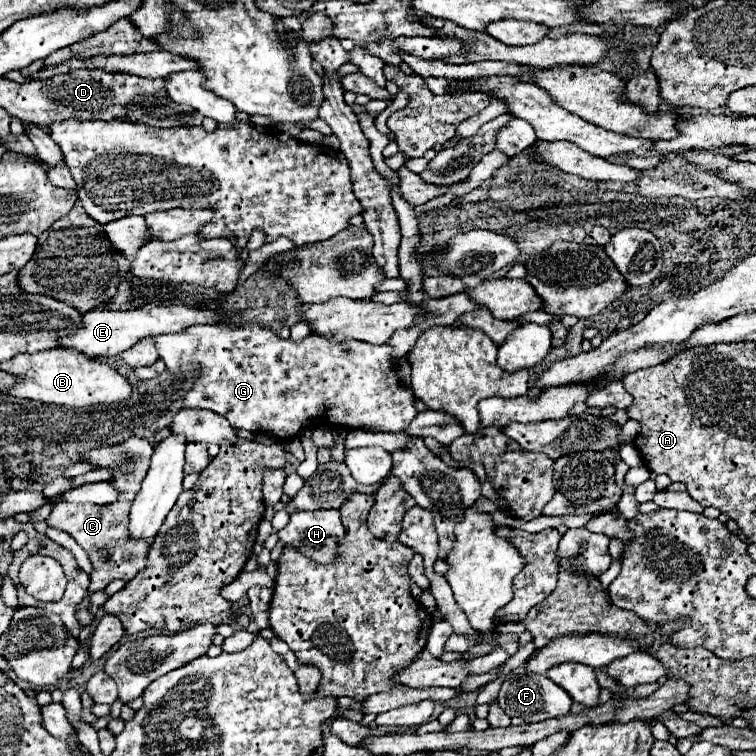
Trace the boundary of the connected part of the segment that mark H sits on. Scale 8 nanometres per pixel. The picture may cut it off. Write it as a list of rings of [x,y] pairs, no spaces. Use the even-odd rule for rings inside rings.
[[[296,510],[290,514],[290,522],[278,532],[284,544],[294,544],[304,556],[310,556],[318,564],[328,564],[336,558],[336,546],[344,540],[344,528],[338,510]]]

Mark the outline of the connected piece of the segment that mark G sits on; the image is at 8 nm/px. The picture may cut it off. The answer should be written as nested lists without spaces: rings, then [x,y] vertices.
[[[248,324],[248,326],[194,326],[194,328],[186,328],[182,332],[176,332],[176,334],[162,334],[162,336],[156,336],[156,348],[158,348],[158,354],[160,358],[166,362],[166,368],[172,372],[172,374],[184,374],[184,368],[192,368],[192,366],[200,366],[202,368],[202,374],[196,378],[192,390],[184,396],[184,408],[202,408],[202,410],[212,410],[220,416],[224,416],[234,428],[238,430],[248,430],[252,434],[270,434],[274,436],[276,440],[290,440],[294,438],[302,428],[304,428],[304,422],[312,422],[312,420],[322,420],[326,422],[326,426],[330,428],[350,428],[350,430],[356,430],[356,428],[376,428],[380,432],[404,432],[406,426],[410,424],[410,420],[418,414],[416,408],[414,408],[414,394],[410,388],[402,386],[400,384],[400,378],[396,374],[398,366],[402,360],[394,360],[390,356],[390,346],[388,344],[382,344],[382,346],[374,346],[374,344],[366,344],[366,342],[358,342],[358,340],[344,340],[344,342],[336,342],[336,340],[324,340],[320,336],[308,336],[304,338],[300,344],[294,344],[290,338],[288,340],[282,340],[278,334],[274,334],[272,330],[268,328],[262,328],[258,324]]]

